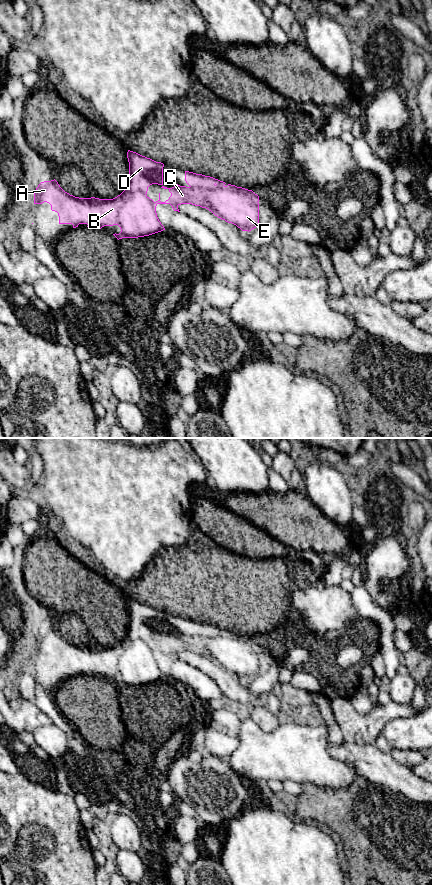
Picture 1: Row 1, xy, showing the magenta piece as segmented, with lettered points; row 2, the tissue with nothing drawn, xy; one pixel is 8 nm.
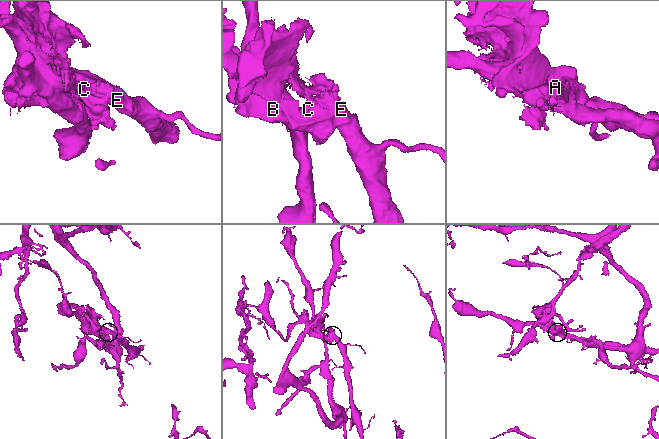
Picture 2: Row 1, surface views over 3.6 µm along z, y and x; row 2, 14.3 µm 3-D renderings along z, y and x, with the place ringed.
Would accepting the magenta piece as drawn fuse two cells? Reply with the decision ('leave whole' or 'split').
split

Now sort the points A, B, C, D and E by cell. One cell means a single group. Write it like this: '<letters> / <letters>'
A B C D / E

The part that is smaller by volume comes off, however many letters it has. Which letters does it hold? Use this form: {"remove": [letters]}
{"remove": ["E"]}

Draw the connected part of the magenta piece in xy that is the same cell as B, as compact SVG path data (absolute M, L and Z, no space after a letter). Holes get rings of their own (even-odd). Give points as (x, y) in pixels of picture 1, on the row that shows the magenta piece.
M128 150L127 152L127 158L129 162L129 177L128 177L128 189L126 188L120 195L113 199L99 199L95 197L91 198L79 198L75 197L73 195L70 195L69 193L65 192L58 182L54 179L51 181L44 181L41 182L38 187L36 188L36 191L34 192L34 204L42 204L44 202L47 202L51 205L51 210L58 213L59 216L59 224L72 224L73 228L78 227L79 224L87 224L88 228L98 228L101 229L104 226L113 226L118 225L121 229L121 232L119 234L113 234L118 240L122 238L138 238L138 237L144 237L149 236L158 232L161 232L165 230L164 226L161 224L157 217L156 213L156 206L158 204L170 204L174 211L179 211L178 206L181 204L192 204L195 206L200 206L202 208L206 208L209 211L211 211L215 216L218 218L225 220L218 212L216 212L209 204L208 202L208 194L210 190L215 186L224 186L226 183L223 181L220 181L218 179L215 179L210 176L205 176L202 174L196 174L193 172L185 171L185 181L189 185L186 186L180 186L176 185L172 188L167 188L163 186L163 167L164 164L161 162L156 162L150 158L147 158L145 156L142 156L136 152ZM152 184L158 184L161 185L161 188L168 189L171 193L171 196L168 200L165 202L160 201L160 193L159 193L159 200L154 202L152 199L150 199L146 194L148 191L148 187Z

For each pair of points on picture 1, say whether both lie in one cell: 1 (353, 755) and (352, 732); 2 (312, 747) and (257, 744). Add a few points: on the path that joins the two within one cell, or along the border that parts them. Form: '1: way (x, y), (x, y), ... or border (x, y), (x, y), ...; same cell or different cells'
1: border (345, 741), (374, 743); different cells
2: way (298, 747), (271, 747); same cell

